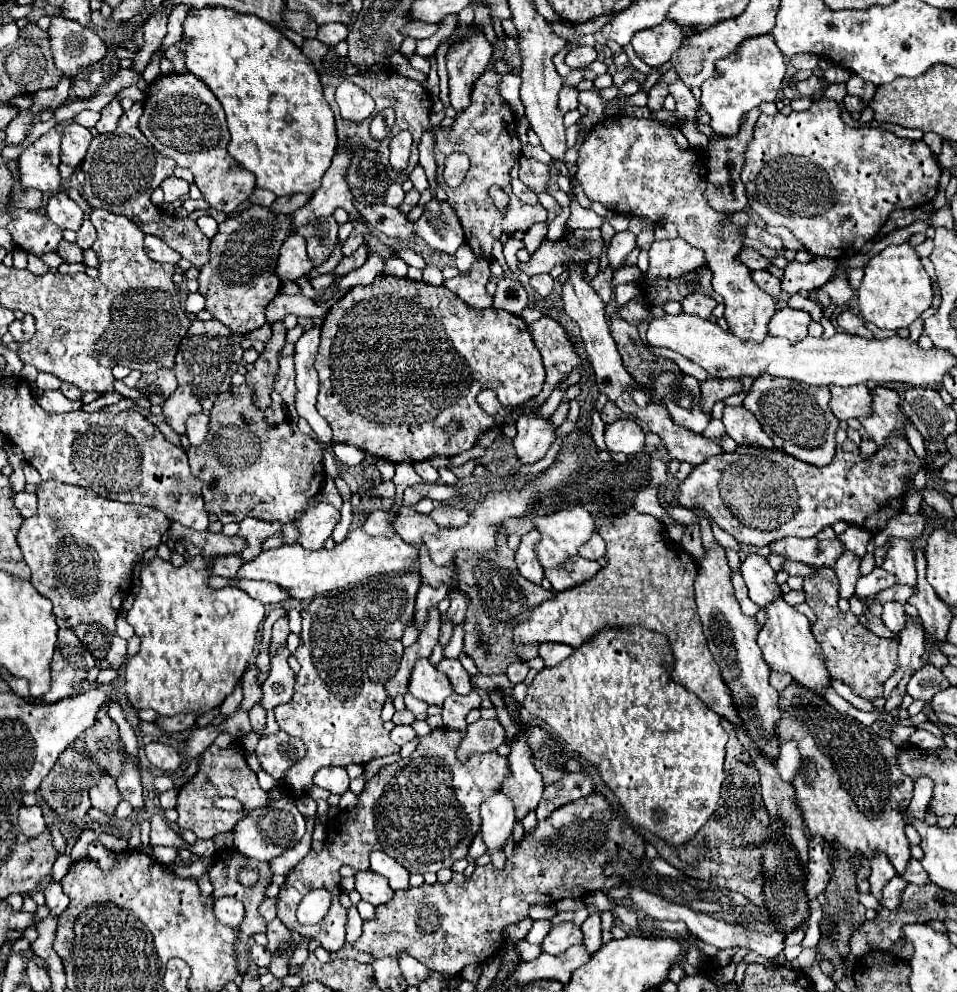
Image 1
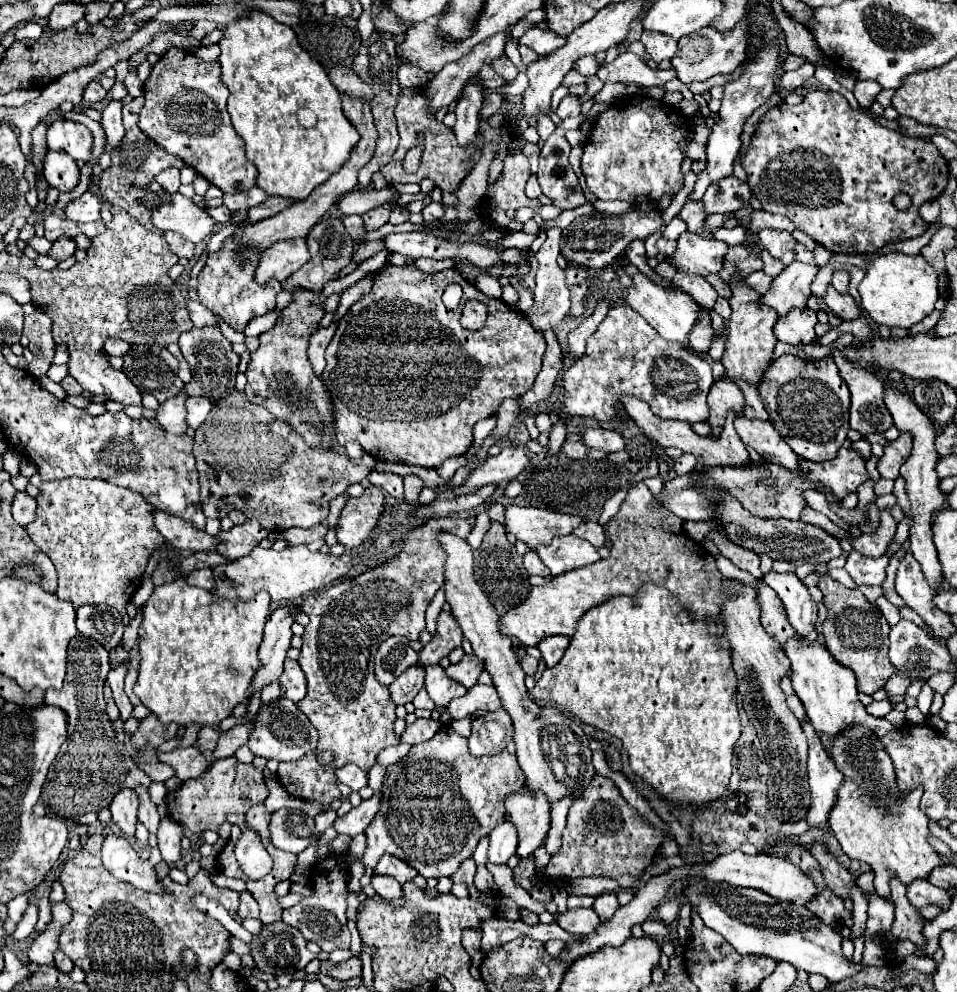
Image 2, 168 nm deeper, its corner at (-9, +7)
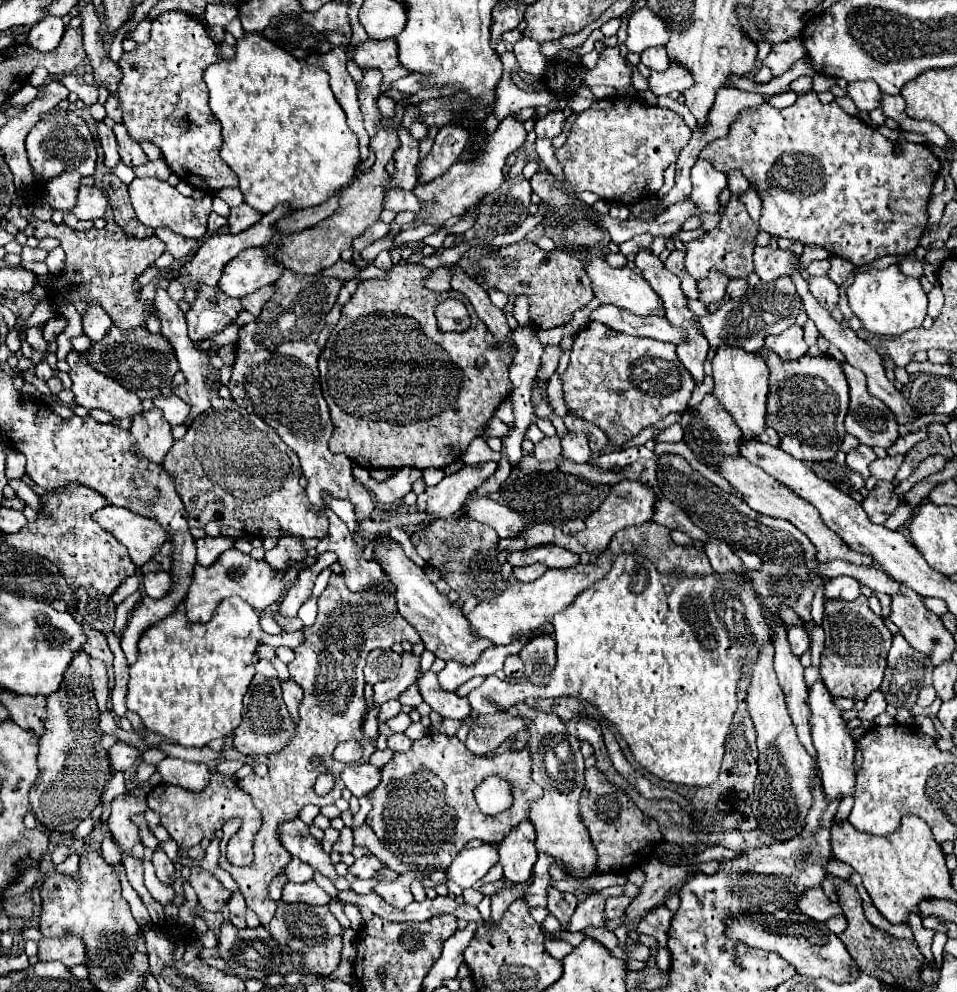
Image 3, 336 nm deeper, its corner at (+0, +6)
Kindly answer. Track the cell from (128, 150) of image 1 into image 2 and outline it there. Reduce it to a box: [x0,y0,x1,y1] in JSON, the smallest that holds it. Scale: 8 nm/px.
[100,96,184,228]

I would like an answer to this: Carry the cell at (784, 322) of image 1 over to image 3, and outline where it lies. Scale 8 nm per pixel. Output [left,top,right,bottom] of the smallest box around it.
[765,325,807,359]

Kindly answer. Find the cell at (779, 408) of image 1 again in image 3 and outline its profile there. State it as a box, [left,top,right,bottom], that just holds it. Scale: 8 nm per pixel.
[765,349,849,463]

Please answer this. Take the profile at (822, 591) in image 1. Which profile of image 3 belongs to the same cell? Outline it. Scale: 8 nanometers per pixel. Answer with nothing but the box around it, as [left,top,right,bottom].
[821,595,891,701]

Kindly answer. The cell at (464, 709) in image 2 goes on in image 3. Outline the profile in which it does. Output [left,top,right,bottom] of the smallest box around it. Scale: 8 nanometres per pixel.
[467,553,769,787]

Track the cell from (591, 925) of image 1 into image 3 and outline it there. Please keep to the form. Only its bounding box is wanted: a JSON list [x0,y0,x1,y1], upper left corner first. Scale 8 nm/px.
[603,895,631,919]

